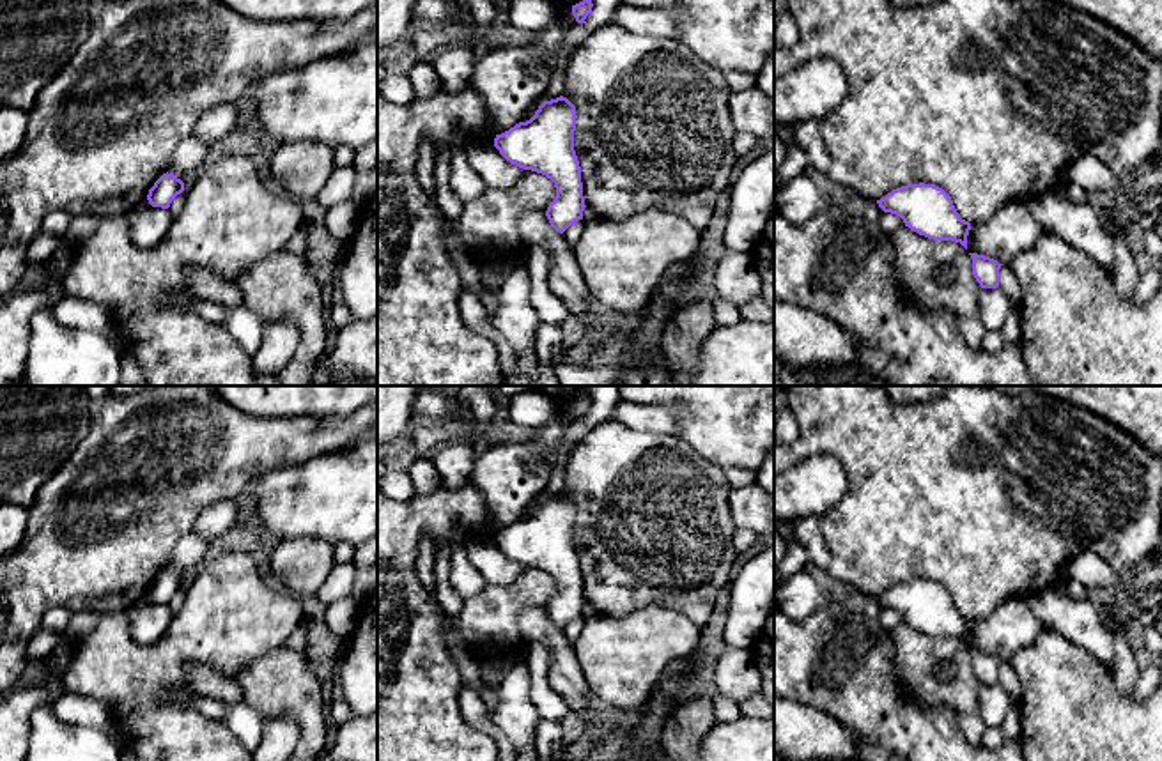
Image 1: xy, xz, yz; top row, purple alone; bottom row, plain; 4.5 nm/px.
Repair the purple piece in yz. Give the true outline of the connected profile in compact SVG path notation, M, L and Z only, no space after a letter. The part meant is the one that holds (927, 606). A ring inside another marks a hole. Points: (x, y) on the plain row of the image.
M907 580L880 596L884 609L896 611L905 623L933 637L955 637L967 646L971 619L957 609L951 593L935 580Z

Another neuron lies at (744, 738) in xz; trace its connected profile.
M774 717L716 722L701 740L698 761L774 761Z

